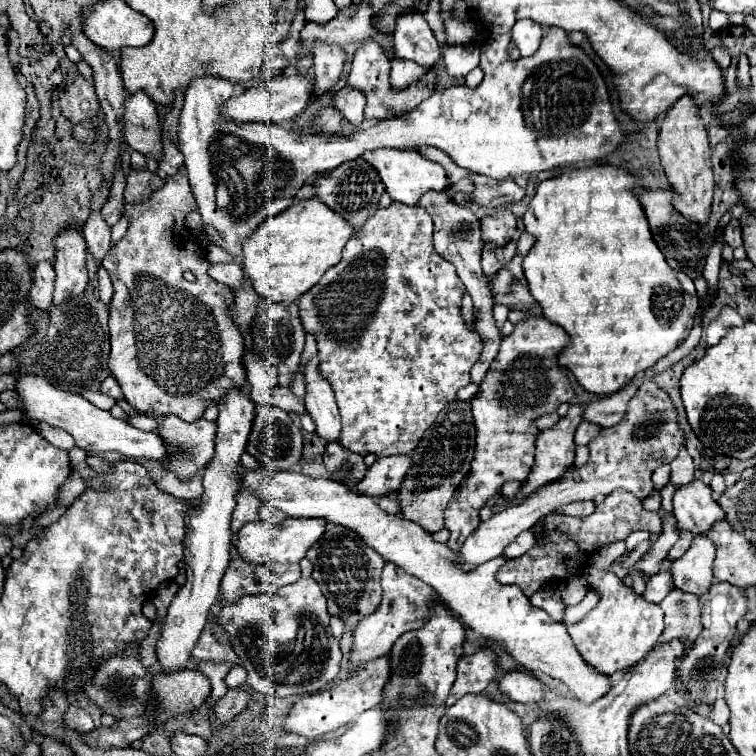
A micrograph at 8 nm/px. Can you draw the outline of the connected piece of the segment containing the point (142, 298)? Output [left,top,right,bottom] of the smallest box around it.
[102,172,246,422]

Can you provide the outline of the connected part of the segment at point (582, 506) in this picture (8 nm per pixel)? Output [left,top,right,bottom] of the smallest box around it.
[556,502,594,516]

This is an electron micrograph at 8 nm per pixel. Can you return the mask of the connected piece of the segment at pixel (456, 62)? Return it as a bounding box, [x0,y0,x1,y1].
[442,46,480,78]

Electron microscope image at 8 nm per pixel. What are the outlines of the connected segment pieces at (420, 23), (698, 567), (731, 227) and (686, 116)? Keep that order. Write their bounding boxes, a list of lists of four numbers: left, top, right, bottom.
[[394,12,442,66],[672,534,716,596],[724,218,742,248],[658,96,714,224]]

